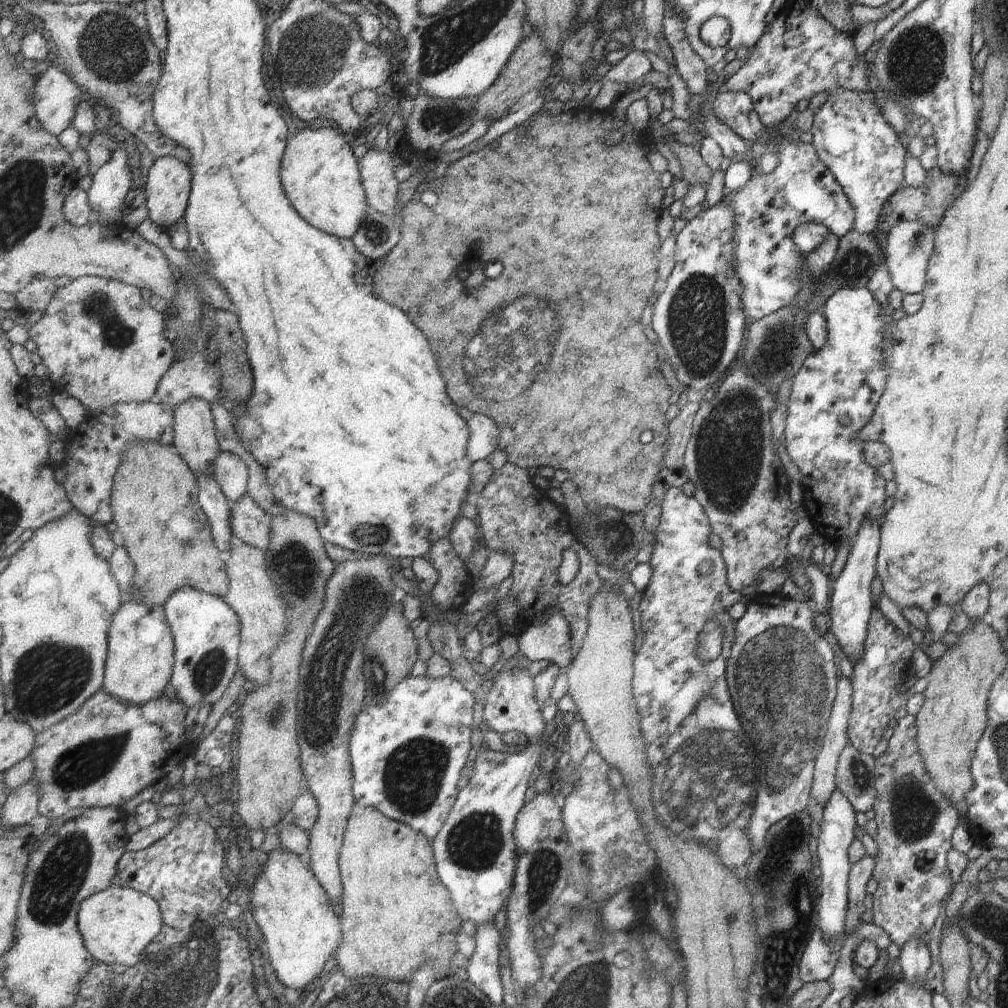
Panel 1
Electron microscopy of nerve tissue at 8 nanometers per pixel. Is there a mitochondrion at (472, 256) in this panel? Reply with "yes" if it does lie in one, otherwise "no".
no

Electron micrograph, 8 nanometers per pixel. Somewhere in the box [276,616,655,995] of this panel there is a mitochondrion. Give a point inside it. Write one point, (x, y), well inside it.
(415, 771)

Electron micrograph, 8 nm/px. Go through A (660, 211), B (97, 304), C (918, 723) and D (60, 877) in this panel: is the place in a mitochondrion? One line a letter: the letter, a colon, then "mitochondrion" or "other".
A: other
B: mitochondrion
C: other
D: mitochondrion

